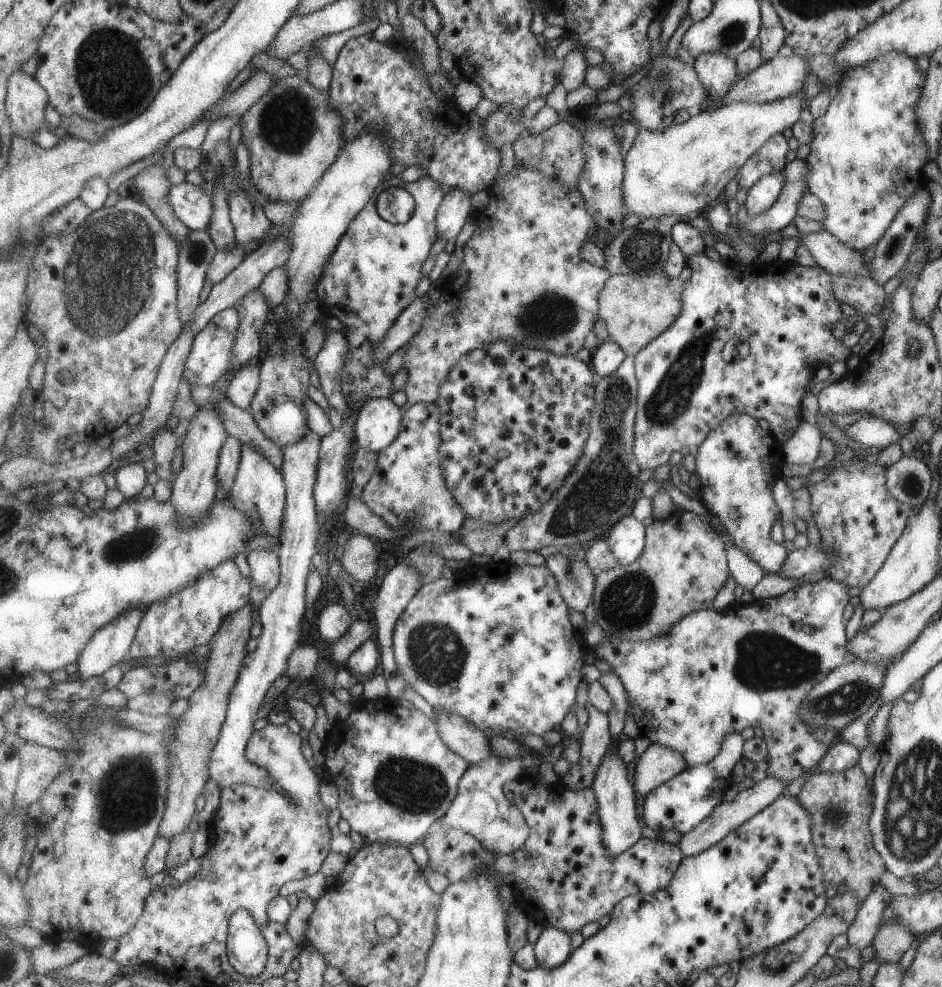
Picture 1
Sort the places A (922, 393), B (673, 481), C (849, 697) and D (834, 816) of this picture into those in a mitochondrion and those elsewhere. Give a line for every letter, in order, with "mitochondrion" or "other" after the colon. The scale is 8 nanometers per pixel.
A: other
B: other
C: mitochondrion
D: mitochondrion

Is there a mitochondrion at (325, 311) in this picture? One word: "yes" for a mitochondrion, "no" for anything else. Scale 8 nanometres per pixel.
no

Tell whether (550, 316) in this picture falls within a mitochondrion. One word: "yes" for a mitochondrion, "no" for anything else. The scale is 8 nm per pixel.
yes

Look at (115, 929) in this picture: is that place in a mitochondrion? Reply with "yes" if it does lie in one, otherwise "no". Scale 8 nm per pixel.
no

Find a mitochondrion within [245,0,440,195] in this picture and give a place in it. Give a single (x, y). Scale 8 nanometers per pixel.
(287, 122)

